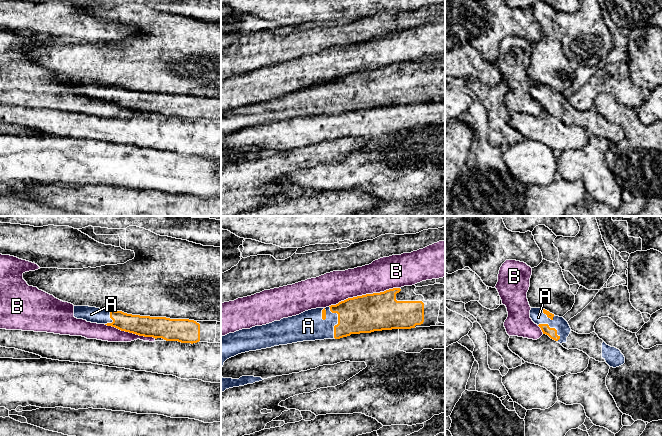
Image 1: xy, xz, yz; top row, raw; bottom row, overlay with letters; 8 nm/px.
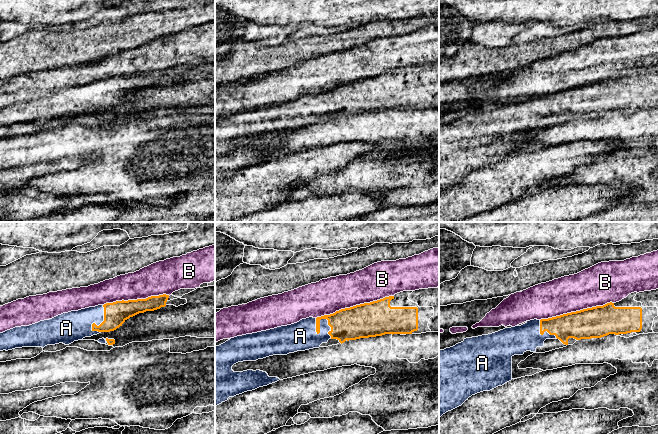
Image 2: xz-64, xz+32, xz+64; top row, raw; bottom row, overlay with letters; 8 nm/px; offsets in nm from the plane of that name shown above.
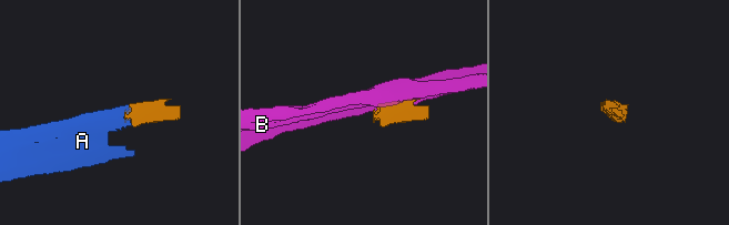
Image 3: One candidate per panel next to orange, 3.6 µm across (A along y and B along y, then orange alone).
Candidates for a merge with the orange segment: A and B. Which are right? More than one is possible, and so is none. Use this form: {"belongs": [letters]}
{"belongs": ["A"]}

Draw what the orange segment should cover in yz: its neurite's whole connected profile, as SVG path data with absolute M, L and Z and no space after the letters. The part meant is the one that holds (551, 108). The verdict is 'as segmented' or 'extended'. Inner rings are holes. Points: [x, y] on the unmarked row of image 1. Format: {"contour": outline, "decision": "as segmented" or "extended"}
{"contour": "M531 84L530 94L537 100L543 110L560 119L566 125L578 125L590 134L606 138L616 144L625 139L625 133L615 123L607 121L595 108L578 110L571 106L568 98L542 84Z", "decision": "extended"}

